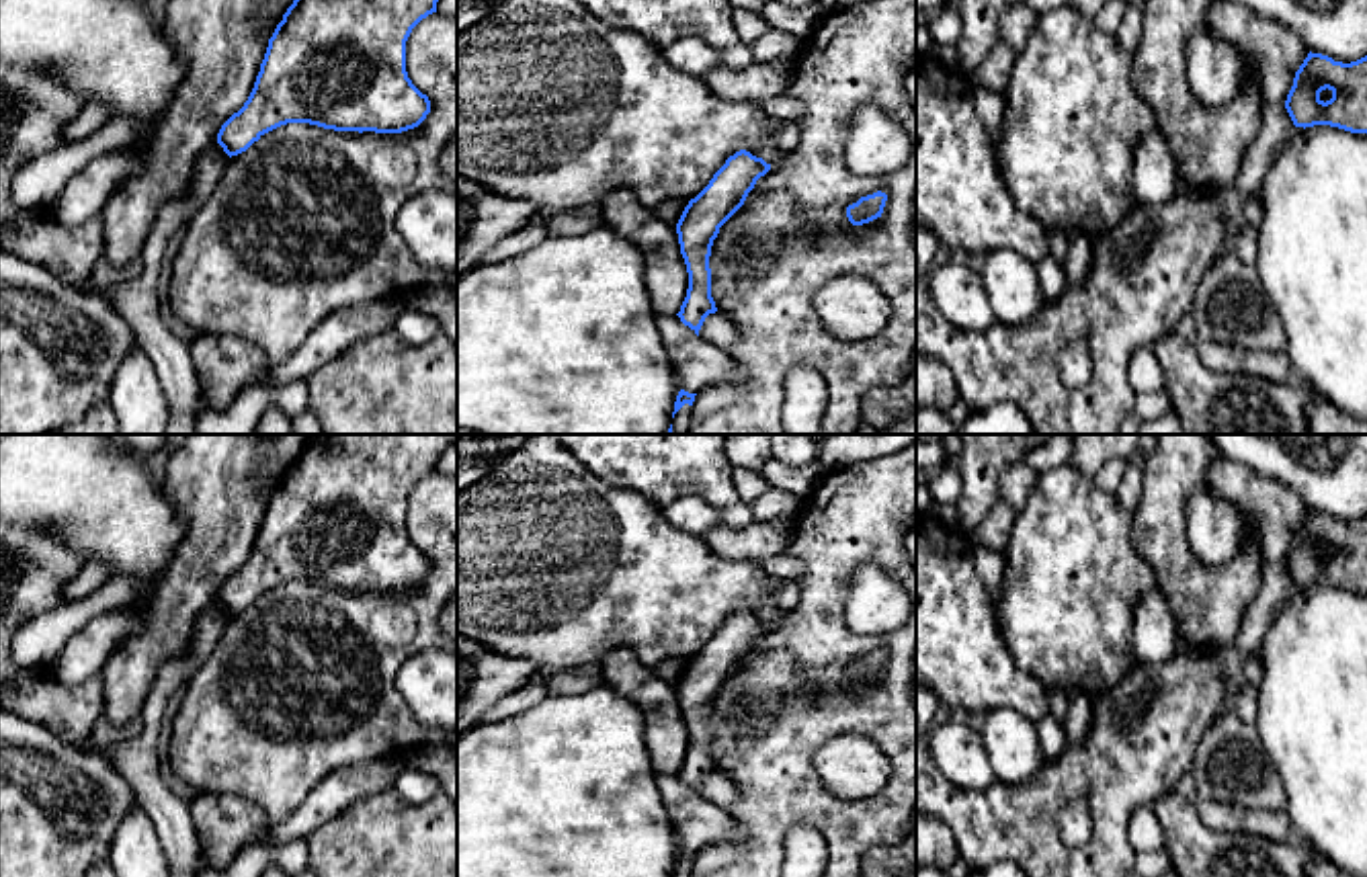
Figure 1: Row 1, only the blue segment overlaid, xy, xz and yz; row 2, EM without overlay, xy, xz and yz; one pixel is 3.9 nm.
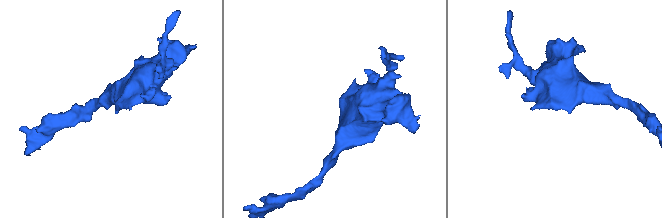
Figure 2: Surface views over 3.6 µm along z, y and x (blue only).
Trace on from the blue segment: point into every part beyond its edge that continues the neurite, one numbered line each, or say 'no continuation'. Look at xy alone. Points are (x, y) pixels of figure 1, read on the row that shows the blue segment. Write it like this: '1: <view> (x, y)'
no continuation

